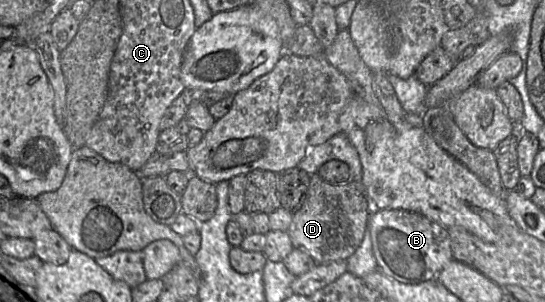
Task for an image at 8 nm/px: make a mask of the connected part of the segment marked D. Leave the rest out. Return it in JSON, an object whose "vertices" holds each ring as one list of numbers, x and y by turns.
{"vertices":[[318,173,310,175,308,197,301,209,293,214,287,230,293,247,308,253,317,264,346,261,364,238,372,204,357,183,331,184]]}

